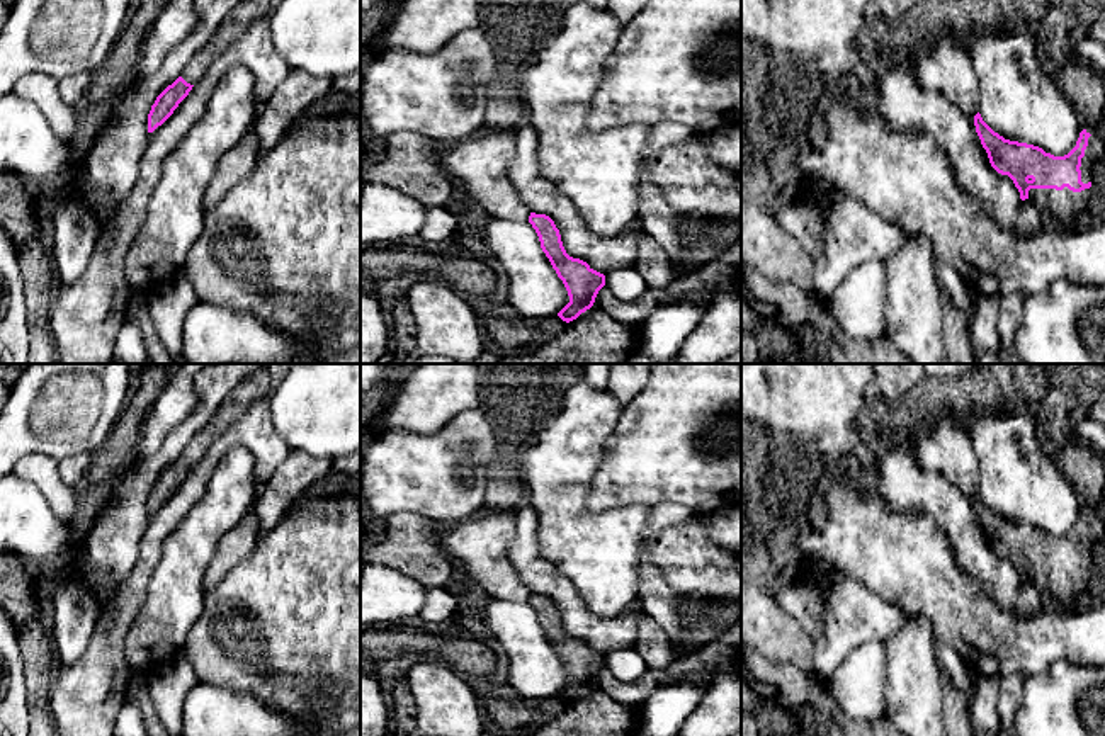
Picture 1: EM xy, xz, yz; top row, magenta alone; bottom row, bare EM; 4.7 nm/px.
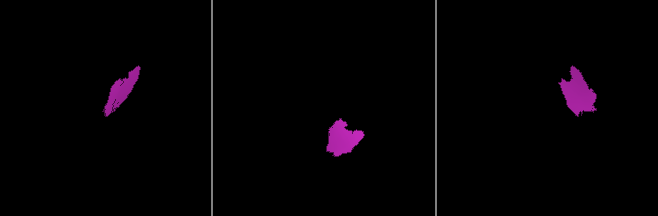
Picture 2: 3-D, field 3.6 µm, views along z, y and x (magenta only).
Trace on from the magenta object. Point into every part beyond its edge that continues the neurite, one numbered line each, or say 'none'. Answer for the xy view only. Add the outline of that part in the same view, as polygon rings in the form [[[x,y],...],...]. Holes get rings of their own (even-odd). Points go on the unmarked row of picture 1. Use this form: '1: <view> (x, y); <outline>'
1: xy (259, 384); [[[269,367],[257,369],[246,376],[223,401],[206,428],[192,437],[180,457],[187,464],[196,466],[207,454],[214,439],[228,430],[240,416],[243,416],[253,401],[269,396],[272,389],[274,382]]]

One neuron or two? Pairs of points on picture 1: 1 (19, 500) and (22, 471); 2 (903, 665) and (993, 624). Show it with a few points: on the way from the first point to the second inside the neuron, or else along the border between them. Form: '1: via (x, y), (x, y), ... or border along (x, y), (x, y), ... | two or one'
1: border along (17, 476), (29, 481), (50, 507) | two
2: border along (906, 614), (922, 614), (930, 622), (935, 636) | two

